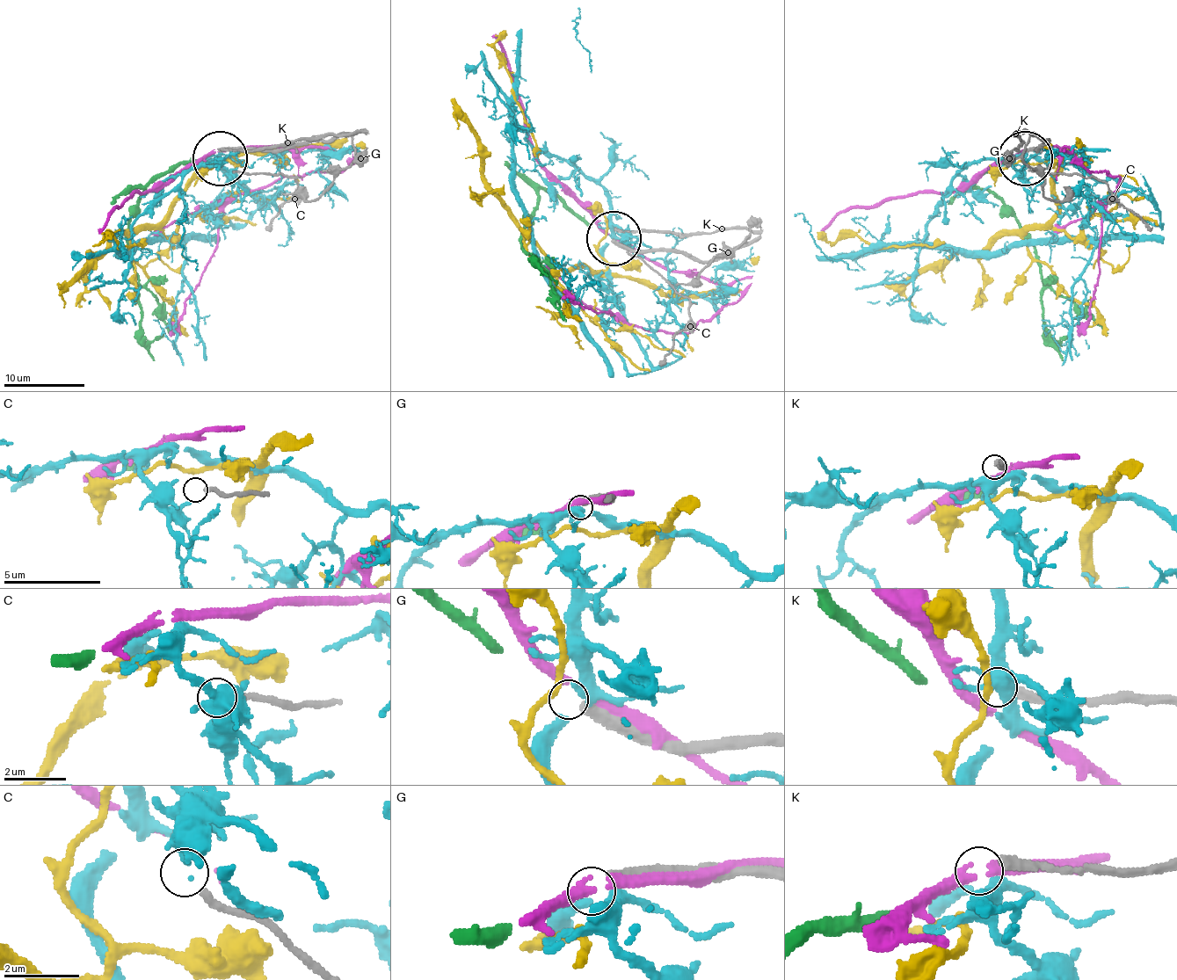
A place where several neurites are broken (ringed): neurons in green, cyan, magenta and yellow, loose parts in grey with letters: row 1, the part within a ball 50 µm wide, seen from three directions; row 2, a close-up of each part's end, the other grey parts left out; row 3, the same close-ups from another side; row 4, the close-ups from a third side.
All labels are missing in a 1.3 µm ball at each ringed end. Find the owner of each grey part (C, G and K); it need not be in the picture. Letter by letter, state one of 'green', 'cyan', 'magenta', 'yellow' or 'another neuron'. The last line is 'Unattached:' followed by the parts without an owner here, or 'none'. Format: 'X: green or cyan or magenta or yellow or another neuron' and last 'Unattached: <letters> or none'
C: another neuron
G: another neuron
K: another neuron
Unattached: C, G, K

